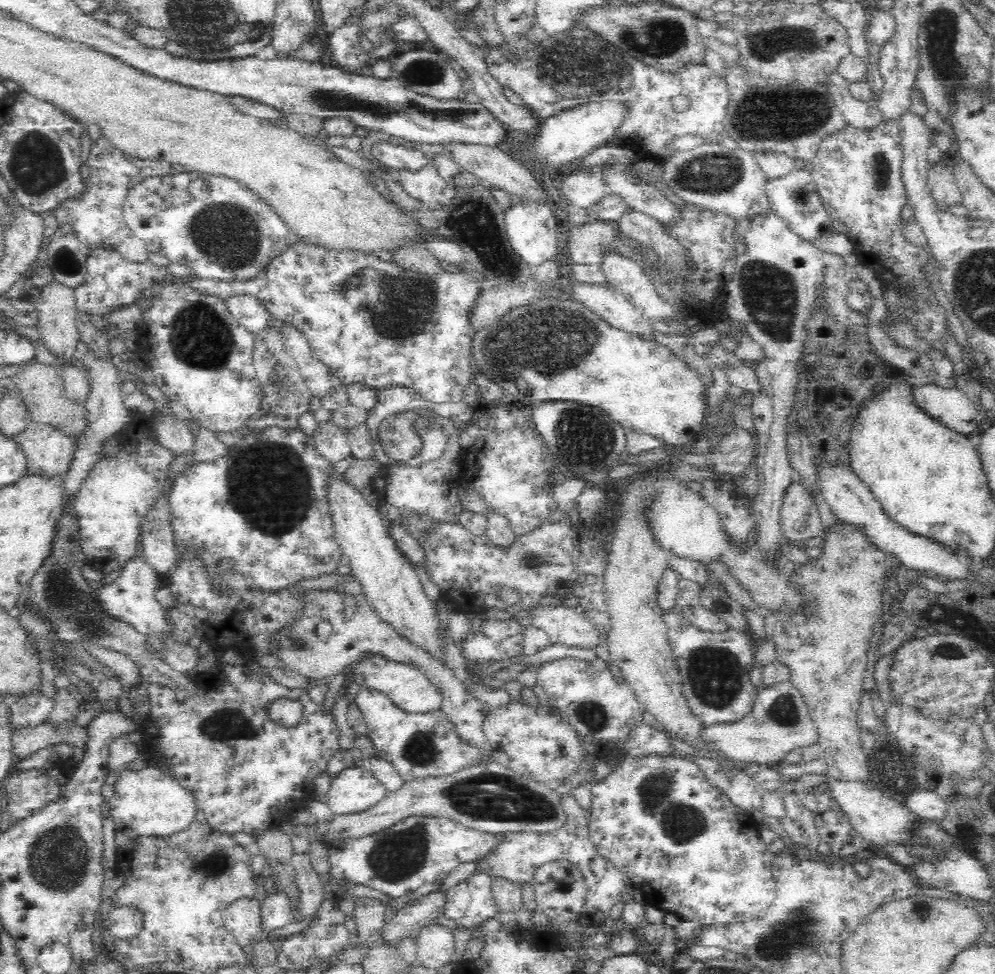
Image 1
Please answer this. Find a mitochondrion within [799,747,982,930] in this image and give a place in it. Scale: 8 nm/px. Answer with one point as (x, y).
(920, 912)

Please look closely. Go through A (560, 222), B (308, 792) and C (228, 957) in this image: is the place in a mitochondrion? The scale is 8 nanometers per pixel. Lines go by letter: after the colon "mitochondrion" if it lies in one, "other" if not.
A: other
B: other
C: other

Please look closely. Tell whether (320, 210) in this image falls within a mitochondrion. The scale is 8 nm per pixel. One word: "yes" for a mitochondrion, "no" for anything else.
no

